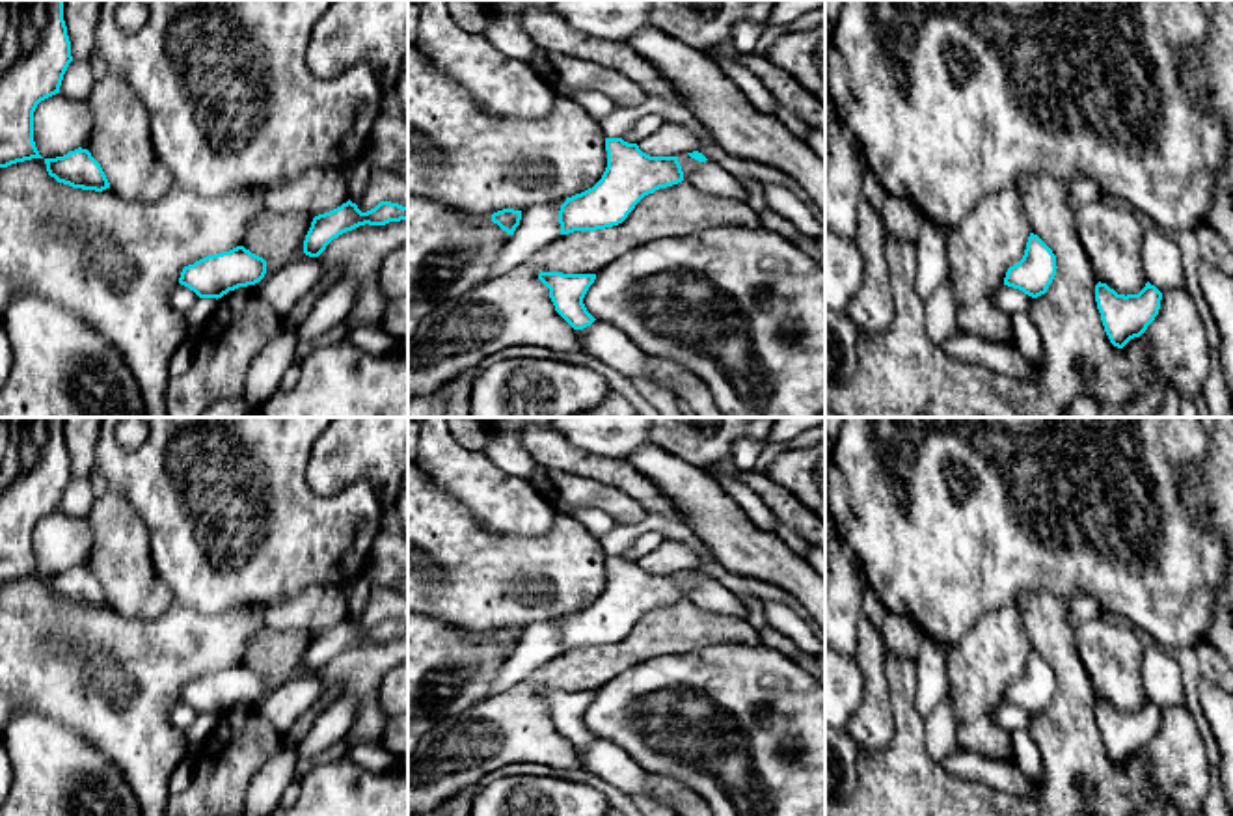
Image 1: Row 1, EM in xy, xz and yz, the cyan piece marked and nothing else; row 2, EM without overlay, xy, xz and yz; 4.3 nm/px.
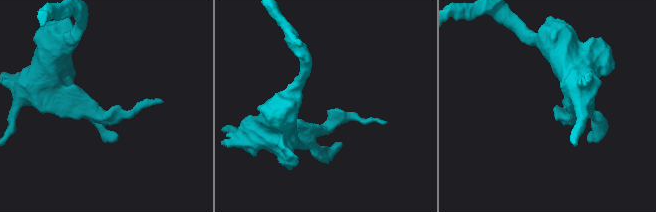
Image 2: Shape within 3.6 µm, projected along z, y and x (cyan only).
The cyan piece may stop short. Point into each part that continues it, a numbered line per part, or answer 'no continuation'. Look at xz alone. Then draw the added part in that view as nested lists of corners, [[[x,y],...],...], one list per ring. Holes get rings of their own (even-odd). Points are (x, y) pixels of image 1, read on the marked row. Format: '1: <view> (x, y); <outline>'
no continuation

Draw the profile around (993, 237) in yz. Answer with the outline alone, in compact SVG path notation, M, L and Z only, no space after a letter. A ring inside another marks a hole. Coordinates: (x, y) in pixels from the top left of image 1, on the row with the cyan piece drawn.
M1015 188L987 196L948 231L955 330L1013 345L1011 317L996 307L995 292L1004 287L1008 268L1023 259L1030 233Z

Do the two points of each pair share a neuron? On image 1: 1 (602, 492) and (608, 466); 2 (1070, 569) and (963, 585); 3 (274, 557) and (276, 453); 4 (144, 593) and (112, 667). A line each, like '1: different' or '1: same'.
1: different
2: same
3: same
4: different

